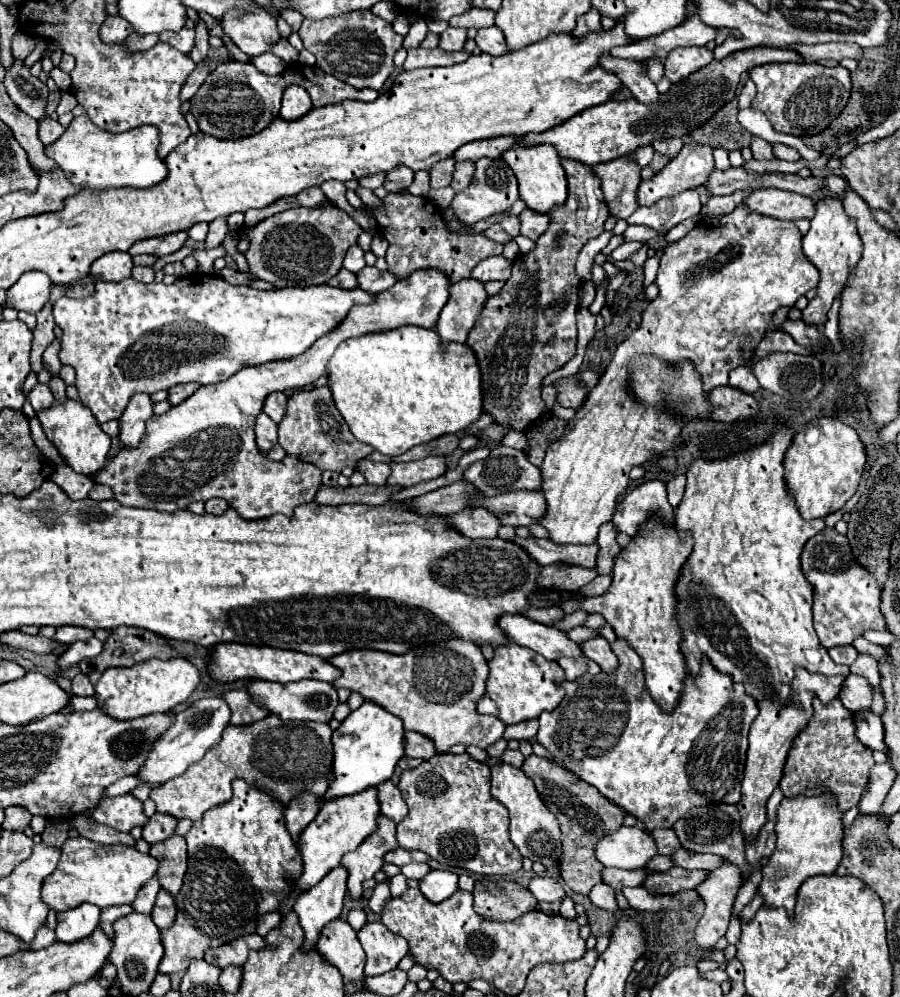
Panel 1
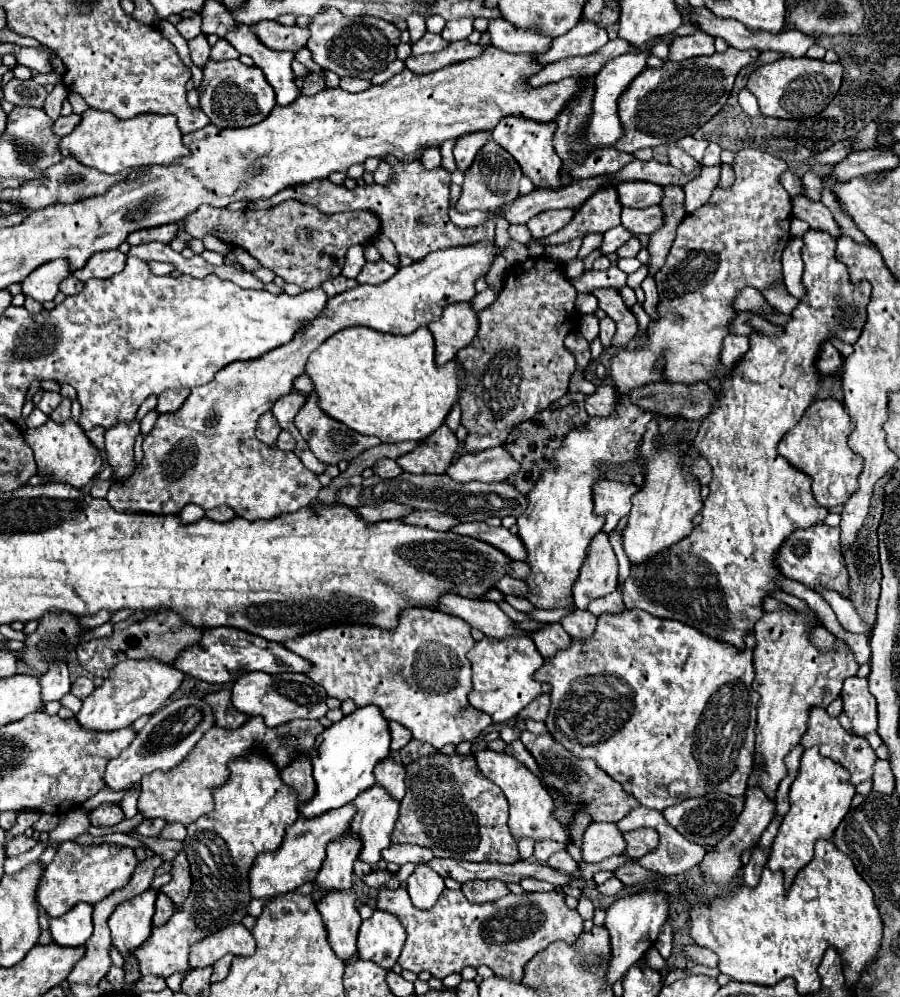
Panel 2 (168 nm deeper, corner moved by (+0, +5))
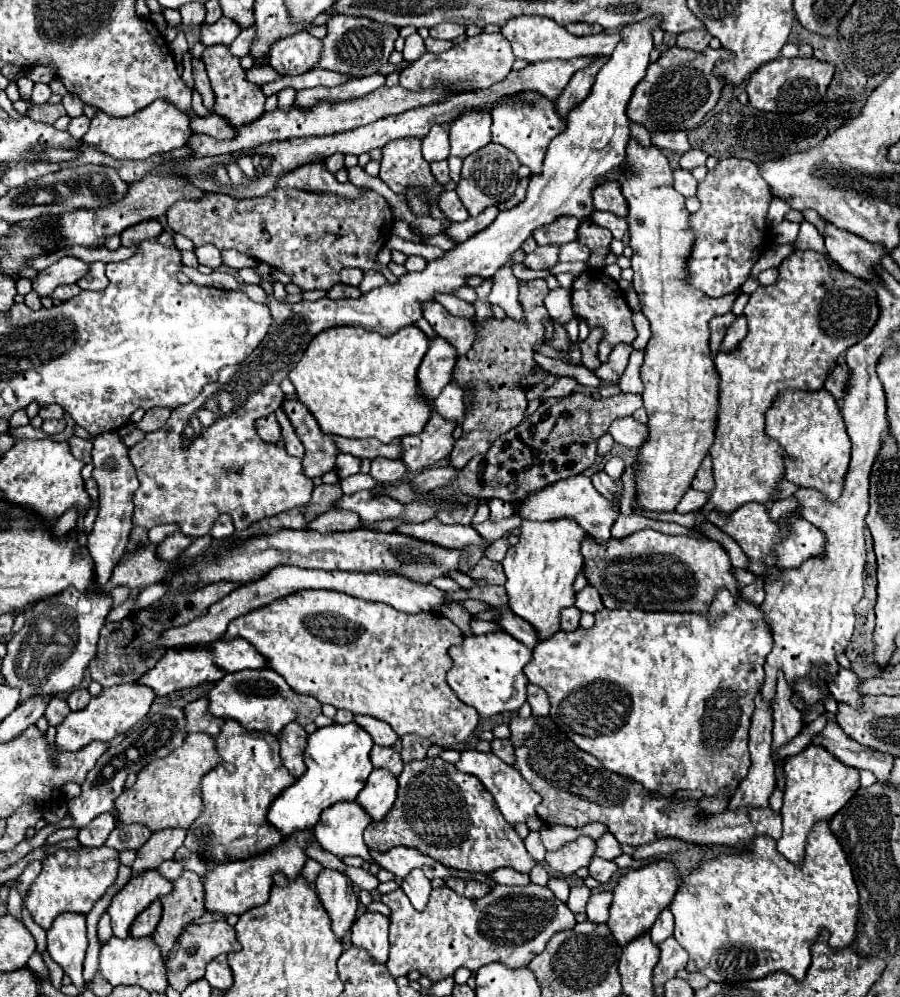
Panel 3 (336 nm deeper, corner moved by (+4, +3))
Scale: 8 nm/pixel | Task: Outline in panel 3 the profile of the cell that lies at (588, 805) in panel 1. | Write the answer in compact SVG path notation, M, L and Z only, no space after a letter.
M492 740L492 752L506 764L514 764L516 756L514 756L514 746L510 740Z

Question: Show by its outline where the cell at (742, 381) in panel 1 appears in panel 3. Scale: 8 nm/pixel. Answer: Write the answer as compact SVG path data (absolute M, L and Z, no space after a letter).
M738 316L736 322L726 330L726 336L724 336L724 340L722 340L720 352L734 350L734 348L744 340L744 334L746 334L746 318L744 318L744 316Z

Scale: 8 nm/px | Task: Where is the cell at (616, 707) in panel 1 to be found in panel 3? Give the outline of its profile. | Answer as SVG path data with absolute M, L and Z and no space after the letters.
M718 590L708 614L676 614L676 612L642 612L642 610L600 610L594 614L596 622L592 628L578 628L574 632L556 632L552 638L540 642L534 652L532 660L526 664L524 674L526 678L540 686L550 698L550 714L556 714L556 720L568 728L568 738L572 742L598 758L598 762L616 774L632 778L640 782L650 796L664 794L670 798L678 790L700 790L704 796L716 796L718 792L728 792L730 796L736 794L736 786L744 780L750 768L750 754L748 754L748 730L750 720L754 714L754 696L758 694L760 684L764 682L764 662L772 650L772 634L764 620L764 614L758 606L746 602L740 596L732 596L728 590Z

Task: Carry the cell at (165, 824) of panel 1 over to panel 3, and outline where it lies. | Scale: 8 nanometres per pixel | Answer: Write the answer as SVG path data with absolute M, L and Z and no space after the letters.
M118 824L112 834L106 840L106 846L114 848L114 850L130 850L130 848L140 848L144 842L148 842L148 838L152 836L150 830L146 830L146 826L140 824Z

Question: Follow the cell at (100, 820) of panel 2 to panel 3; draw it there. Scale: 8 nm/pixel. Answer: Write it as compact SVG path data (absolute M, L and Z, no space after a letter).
M110 812L100 814L100 818L94 818L84 830L80 830L78 840L82 846L102 846L108 838L108 834L114 830L114 818Z

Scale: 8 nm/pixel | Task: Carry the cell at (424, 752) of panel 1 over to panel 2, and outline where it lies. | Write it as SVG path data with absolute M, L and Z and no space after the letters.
M388 722L388 730L390 730L390 736L392 736L392 742L390 742L390 748L392 748L392 750L404 748L404 746L410 742L410 738L412 738L412 734L410 734L402 724Z

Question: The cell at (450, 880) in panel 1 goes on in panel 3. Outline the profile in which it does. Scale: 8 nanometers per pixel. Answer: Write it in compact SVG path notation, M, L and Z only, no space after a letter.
M412 870L412 872L404 878L404 882L402 882L400 888L402 888L404 894L410 898L412 906L414 906L416 910L424 910L424 908L426 908L428 898L430 898L430 892L432 892L432 884L430 884L430 880L424 876L422 870Z

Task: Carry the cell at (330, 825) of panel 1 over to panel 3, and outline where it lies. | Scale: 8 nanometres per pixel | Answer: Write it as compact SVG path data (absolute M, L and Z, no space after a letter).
M304 830L304 834L292 834L292 838L284 838L278 846L272 846L268 852L218 866L204 878L206 910L240 916L250 908L262 906L264 902L268 902L268 894L270 894L276 874L282 874L286 880L296 880L302 874L302 868L308 862L306 850L314 844L314 840L316 838L314 838L312 830Z

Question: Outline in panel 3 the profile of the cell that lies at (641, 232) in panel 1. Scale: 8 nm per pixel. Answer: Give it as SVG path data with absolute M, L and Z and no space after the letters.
M568 242L560 248L560 262L588 262L588 252L586 246L582 246L580 242Z

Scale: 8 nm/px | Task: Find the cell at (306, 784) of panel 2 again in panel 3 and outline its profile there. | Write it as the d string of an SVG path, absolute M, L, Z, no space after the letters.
M290 722L282 732L280 732L280 758L284 762L284 766L288 768L288 772L294 778L300 778L306 770L304 764L304 746L306 746L306 730L302 726L298 726L296 722Z

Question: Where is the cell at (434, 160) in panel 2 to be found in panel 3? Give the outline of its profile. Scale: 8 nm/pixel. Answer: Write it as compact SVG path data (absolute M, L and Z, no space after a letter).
M432 126L426 138L422 138L422 156L426 162L438 162L446 160L450 144L448 144L448 132L442 126Z

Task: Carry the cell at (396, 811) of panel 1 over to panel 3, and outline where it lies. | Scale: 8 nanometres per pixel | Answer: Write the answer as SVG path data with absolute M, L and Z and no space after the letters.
M374 746L374 750L370 752L370 760L374 764L374 768L388 768L388 772L392 776L400 776L404 764L400 754L394 748L384 748L384 746Z

